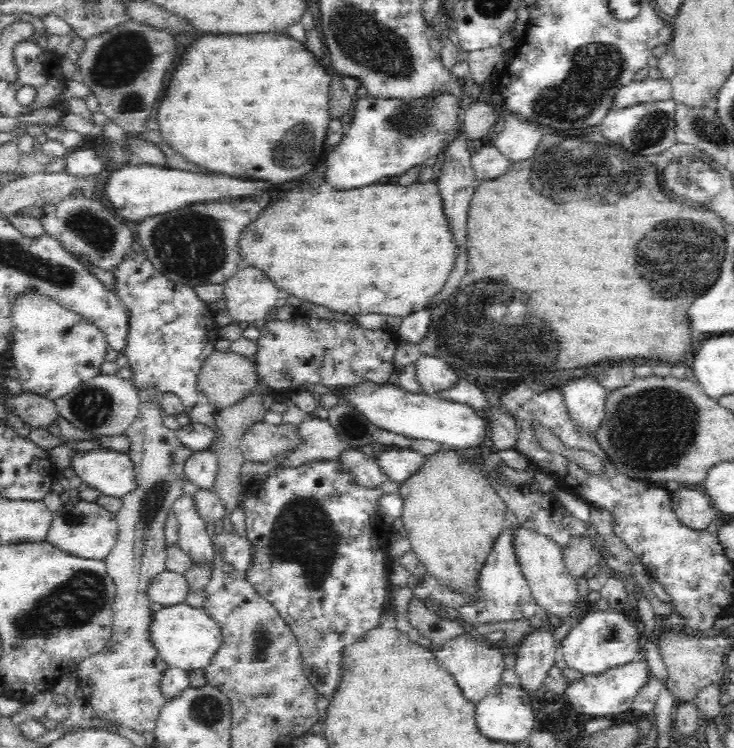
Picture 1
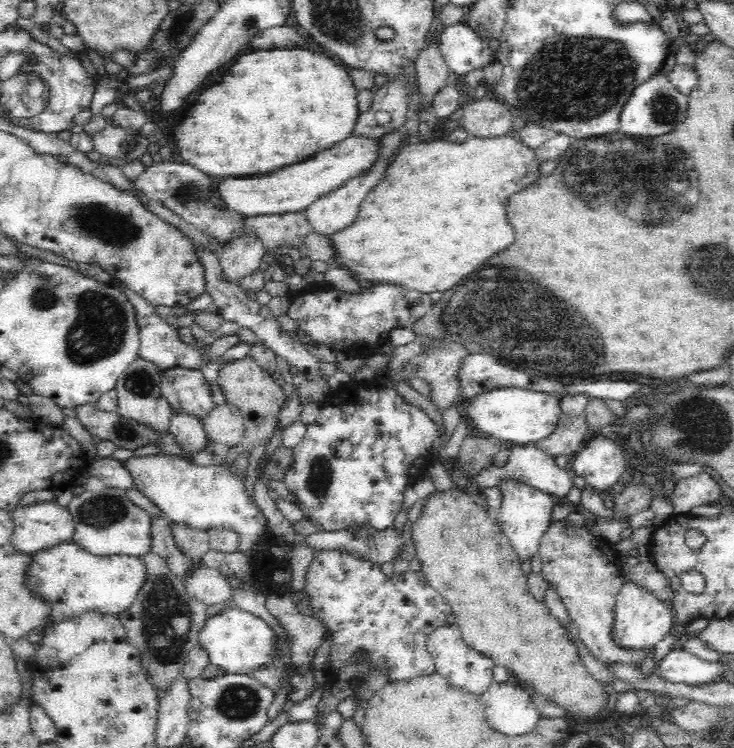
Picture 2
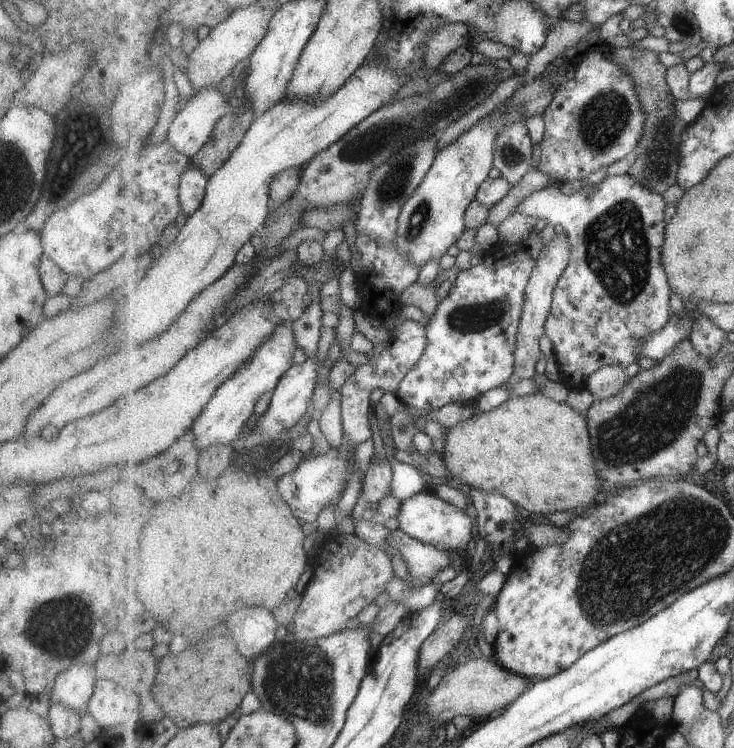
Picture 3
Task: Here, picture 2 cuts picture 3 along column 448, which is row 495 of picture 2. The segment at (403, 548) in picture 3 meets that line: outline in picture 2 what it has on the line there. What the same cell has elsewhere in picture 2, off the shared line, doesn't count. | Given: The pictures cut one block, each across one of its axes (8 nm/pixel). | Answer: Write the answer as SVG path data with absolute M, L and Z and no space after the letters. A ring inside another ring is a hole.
M530 444L527 446L514 445L509 450L509 456L506 464L496 468L488 466L482 470L480 476L476 476L474 480L480 488L494 488L497 482L504 477L514 477L518 481L524 481L524 484L532 485L534 489L540 493L550 494L556 498L564 498L573 485L573 474L568 468L560 468L554 461L554 457L540 450L536 445Z

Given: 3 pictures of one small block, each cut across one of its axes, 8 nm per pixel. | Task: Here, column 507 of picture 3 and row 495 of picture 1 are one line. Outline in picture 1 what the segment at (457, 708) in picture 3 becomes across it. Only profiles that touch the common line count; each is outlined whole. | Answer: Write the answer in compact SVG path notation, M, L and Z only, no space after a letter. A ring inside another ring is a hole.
M682 487L671 492L670 504L682 524L698 531L706 529L717 515L707 493L697 489Z

